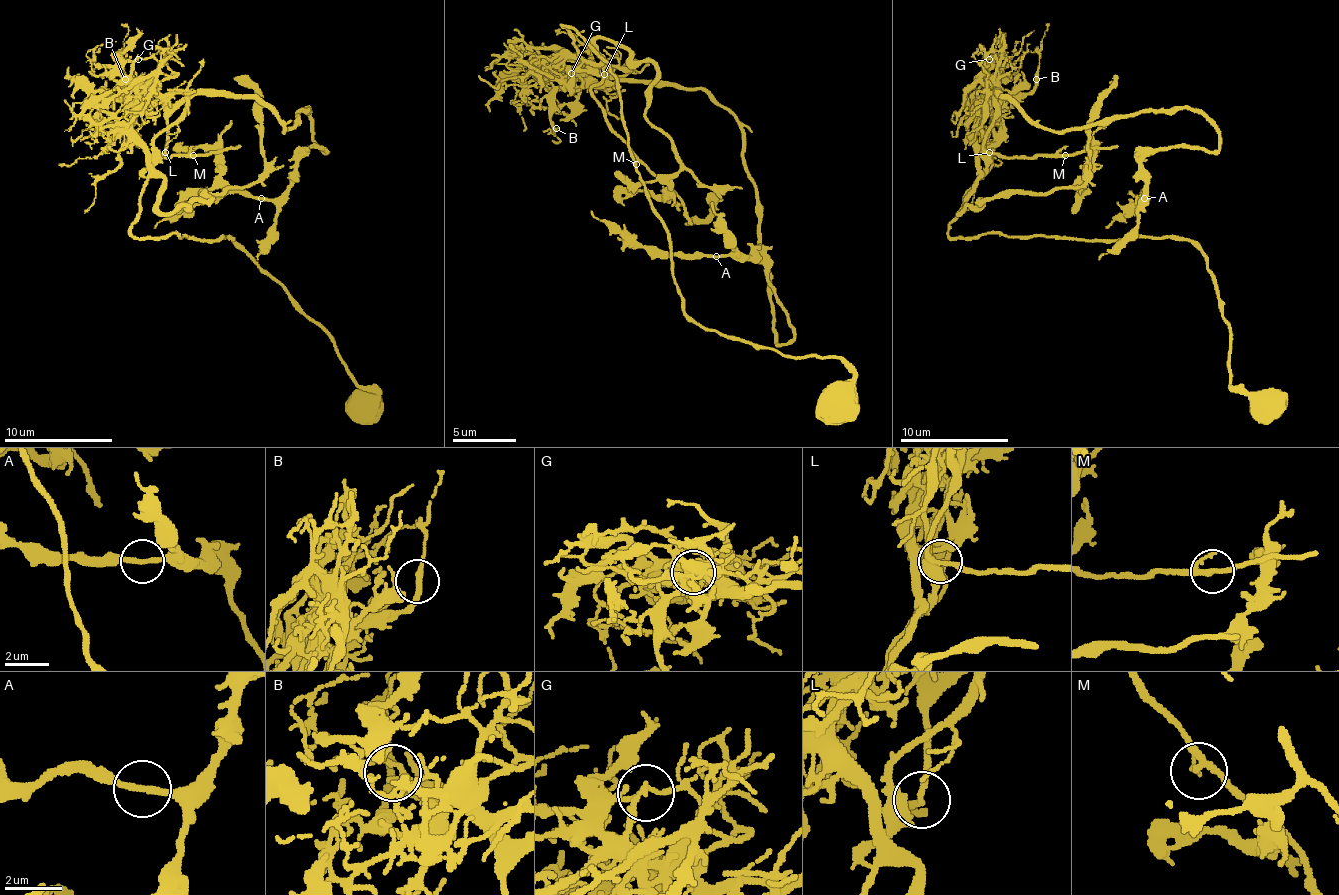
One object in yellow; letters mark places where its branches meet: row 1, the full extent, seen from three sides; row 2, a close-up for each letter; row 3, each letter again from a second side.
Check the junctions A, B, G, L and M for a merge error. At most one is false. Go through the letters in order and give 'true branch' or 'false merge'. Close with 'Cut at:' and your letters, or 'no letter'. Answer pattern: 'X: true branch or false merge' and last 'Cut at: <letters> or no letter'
A: true branch
B: true branch
G: false merge
L: true branch
M: true branch
Cut at: G

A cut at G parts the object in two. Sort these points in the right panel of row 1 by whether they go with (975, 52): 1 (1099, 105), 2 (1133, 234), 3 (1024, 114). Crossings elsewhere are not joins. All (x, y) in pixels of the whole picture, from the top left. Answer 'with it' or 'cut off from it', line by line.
1: cut off from it
2: with it
3: with it

